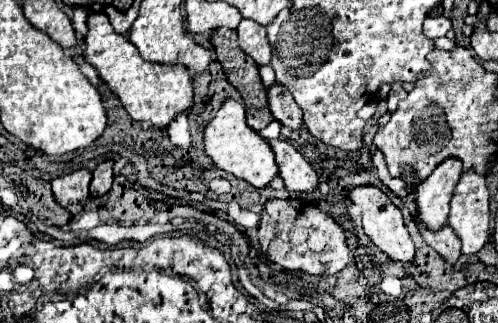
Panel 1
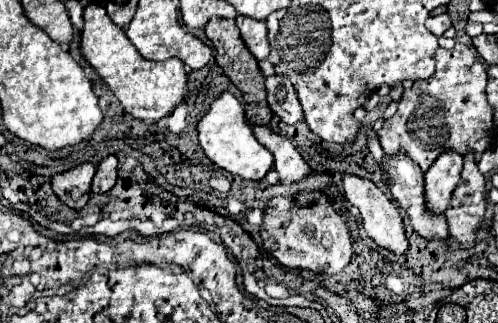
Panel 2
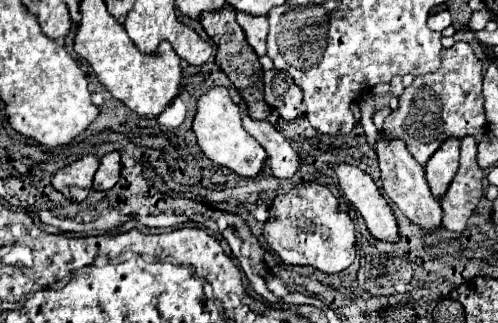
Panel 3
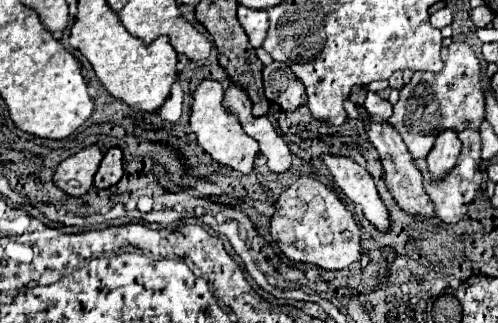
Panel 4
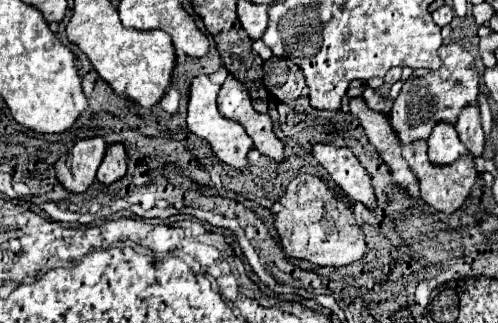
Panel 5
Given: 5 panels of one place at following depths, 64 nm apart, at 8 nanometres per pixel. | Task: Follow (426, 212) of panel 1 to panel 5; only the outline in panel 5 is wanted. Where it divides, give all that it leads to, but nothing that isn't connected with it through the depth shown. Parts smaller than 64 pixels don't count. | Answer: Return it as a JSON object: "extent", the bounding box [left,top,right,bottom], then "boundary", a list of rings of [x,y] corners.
{"extent":[428,124,468,164],"boundary":[[[436,124],[428,138],[428,156],[434,164],[452,164],[460,156],[468,156],[468,148],[464,148],[452,124]]]}

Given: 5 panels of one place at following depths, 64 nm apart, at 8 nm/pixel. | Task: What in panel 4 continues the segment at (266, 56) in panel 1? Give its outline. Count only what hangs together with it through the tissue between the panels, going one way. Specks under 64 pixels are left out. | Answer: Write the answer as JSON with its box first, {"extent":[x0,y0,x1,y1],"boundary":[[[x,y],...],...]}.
{"extent":[238,4,268,48],"boundary":[[[242,4],[238,6],[238,20],[242,28],[246,30],[250,44],[254,48],[262,46],[266,30],[268,30],[268,14],[266,10],[254,10],[254,8],[244,8]]]}

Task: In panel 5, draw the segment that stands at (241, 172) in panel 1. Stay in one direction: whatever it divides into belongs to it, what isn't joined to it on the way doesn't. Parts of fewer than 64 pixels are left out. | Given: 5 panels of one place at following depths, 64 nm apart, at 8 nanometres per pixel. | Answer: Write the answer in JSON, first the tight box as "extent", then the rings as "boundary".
{"extent":[186,76,254,168],"boundary":[[[196,76],[196,78],[192,78],[192,82],[190,82],[188,116],[186,116],[188,130],[194,132],[196,136],[204,138],[204,140],[212,146],[214,154],[216,154],[222,162],[230,164],[232,168],[244,168],[244,166],[248,164],[248,162],[246,162],[246,154],[248,154],[248,150],[250,150],[254,144],[252,144],[252,138],[246,134],[246,130],[244,130],[240,124],[236,124],[236,122],[224,118],[224,116],[218,112],[218,108],[216,108],[218,90],[220,90],[220,86],[214,84],[208,76]]]}

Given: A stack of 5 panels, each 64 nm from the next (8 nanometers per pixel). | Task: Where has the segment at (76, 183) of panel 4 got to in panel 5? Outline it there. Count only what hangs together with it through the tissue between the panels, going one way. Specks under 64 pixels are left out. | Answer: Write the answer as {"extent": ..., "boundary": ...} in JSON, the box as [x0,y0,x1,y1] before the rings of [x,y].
{"extent":[54,136,106,192],"boundary":[[[102,136],[78,140],[54,164],[58,180],[70,192],[86,192],[96,178],[96,170],[104,158],[106,142]]]}

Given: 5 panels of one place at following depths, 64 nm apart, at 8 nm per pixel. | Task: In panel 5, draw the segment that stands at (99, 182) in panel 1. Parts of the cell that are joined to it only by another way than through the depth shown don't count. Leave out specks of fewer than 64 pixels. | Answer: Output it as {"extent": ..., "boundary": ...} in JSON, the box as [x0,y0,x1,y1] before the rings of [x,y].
{"extent":[98,144,126,184],"boundary":[[[110,144],[106,156],[98,168],[98,180],[102,184],[112,184],[126,174],[126,150],[122,144]]]}

